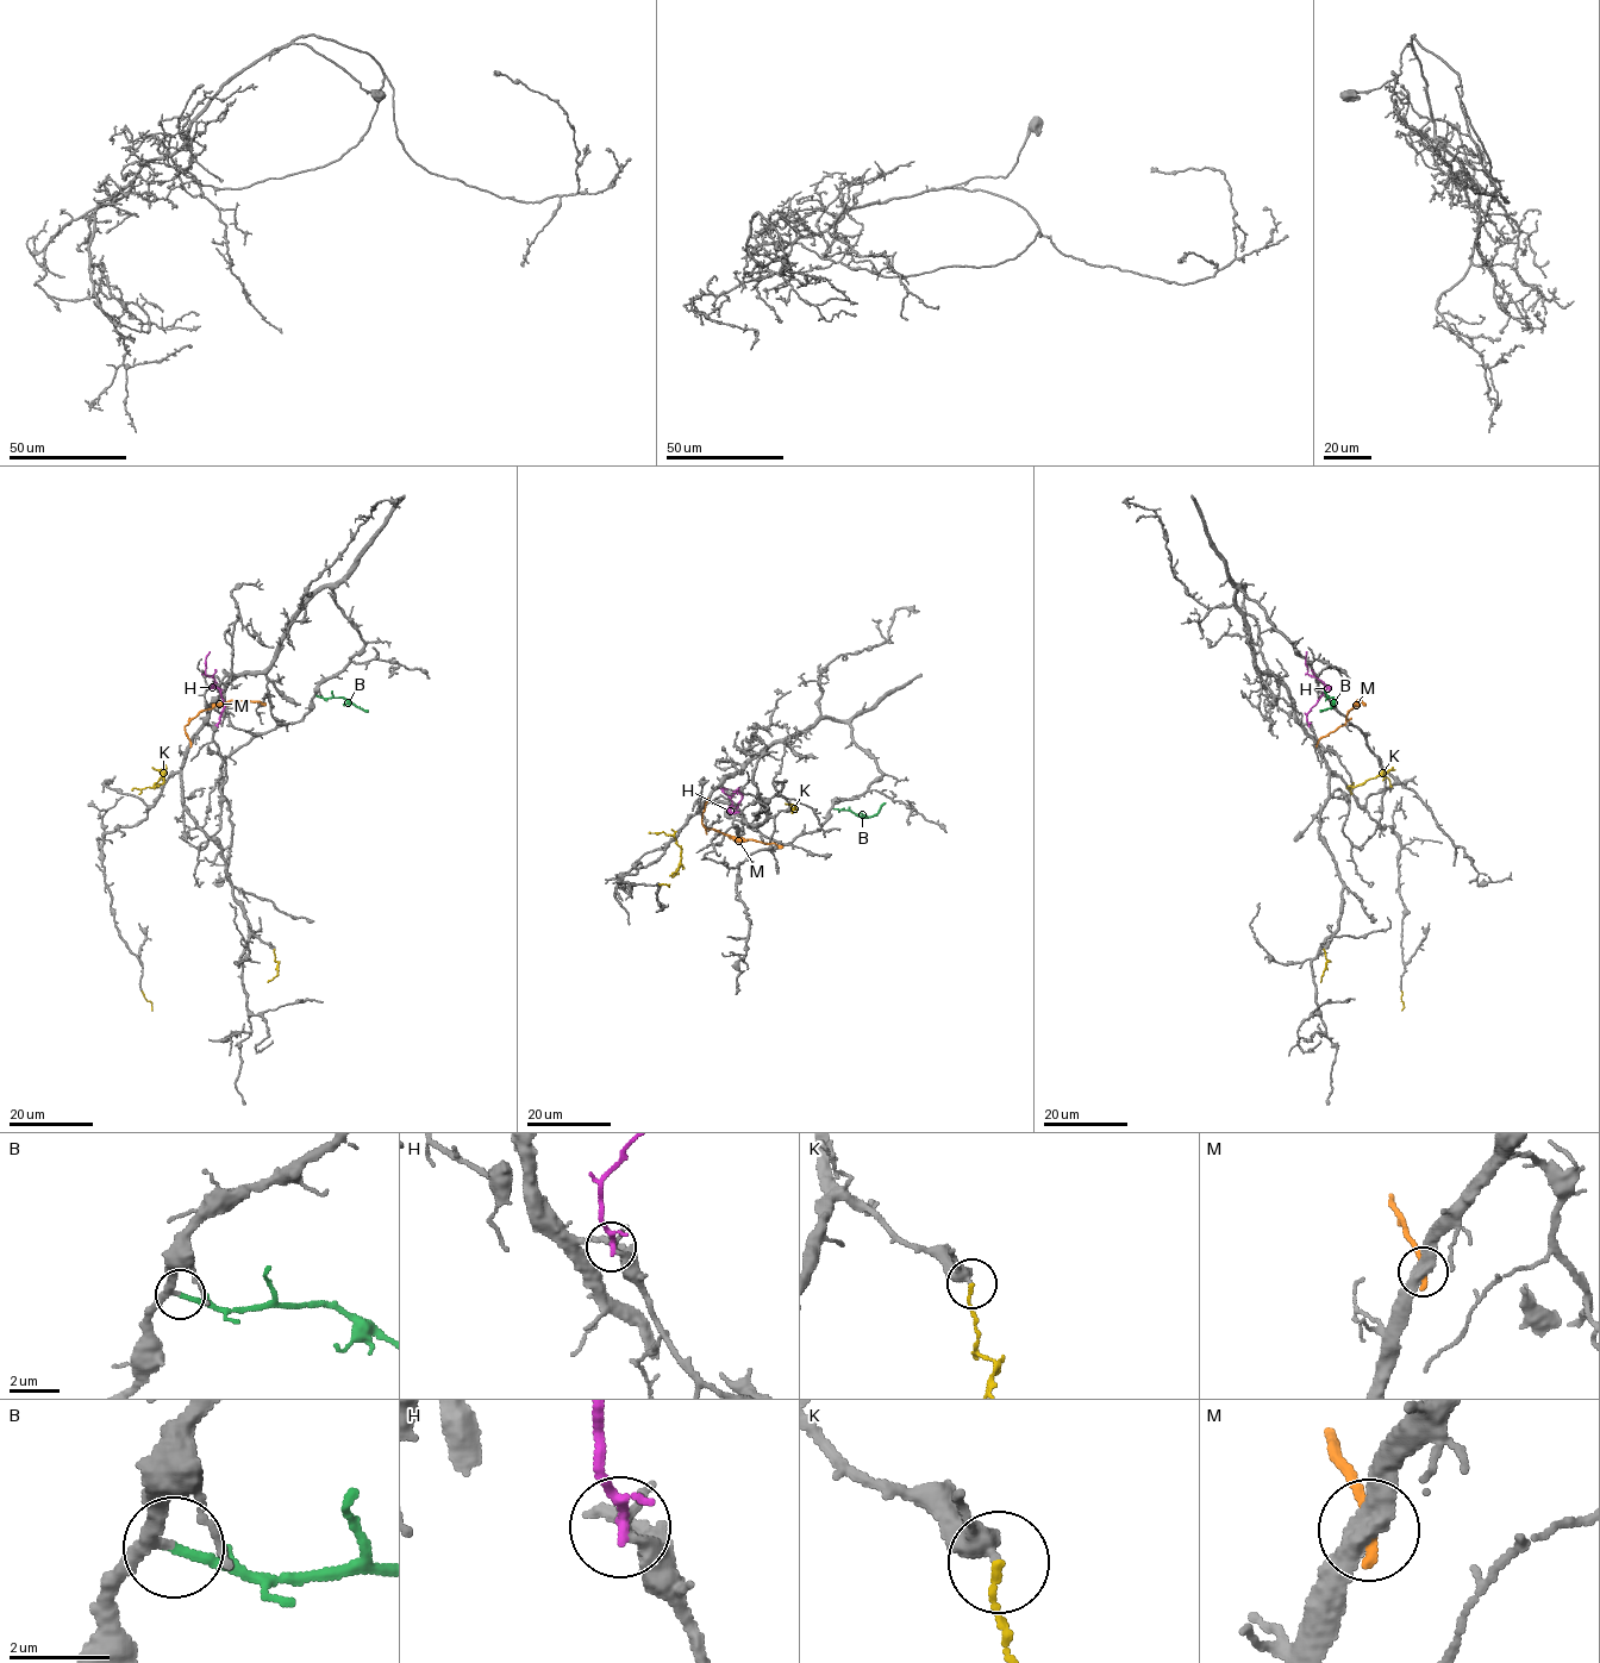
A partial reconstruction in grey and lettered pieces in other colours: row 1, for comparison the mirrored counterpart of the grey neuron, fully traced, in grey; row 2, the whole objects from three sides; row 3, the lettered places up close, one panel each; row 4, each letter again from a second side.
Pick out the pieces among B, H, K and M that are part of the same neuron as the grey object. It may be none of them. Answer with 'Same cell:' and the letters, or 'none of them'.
Same cell: B

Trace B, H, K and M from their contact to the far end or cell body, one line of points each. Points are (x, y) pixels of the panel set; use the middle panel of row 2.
B: (833, 808), (873, 817), (885, 802)
H: (735, 792), (738, 789), (742, 794), (732, 812), (731, 801), (723, 788), (727, 789)
K: (792, 806), (672, 835), (661, 832), (657, 835), (658, 883), (670, 885)
M: (708, 800), (701, 819), (706, 829), (783, 848)

